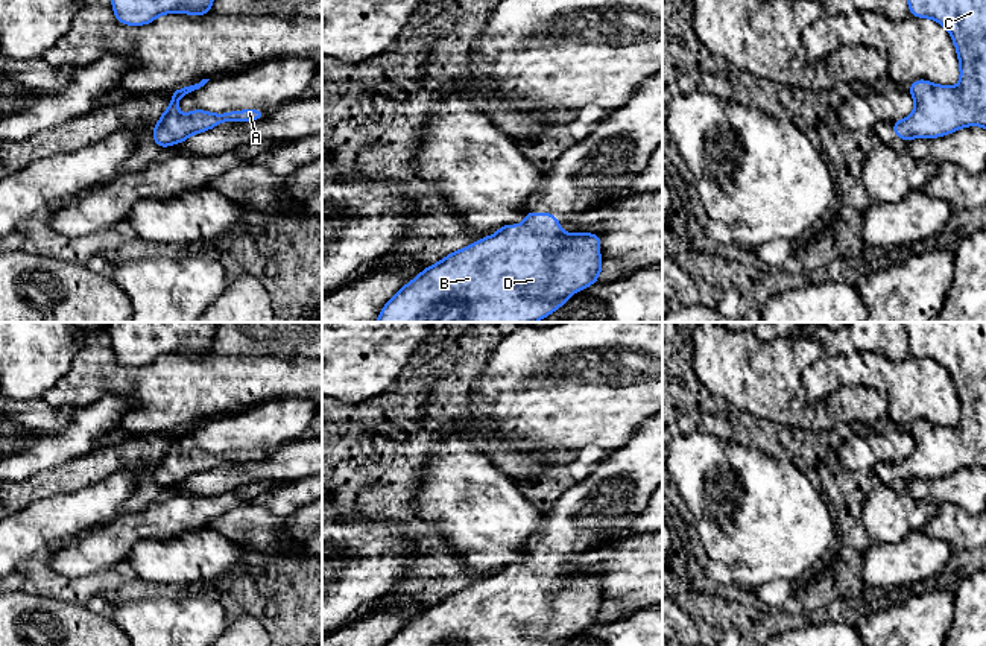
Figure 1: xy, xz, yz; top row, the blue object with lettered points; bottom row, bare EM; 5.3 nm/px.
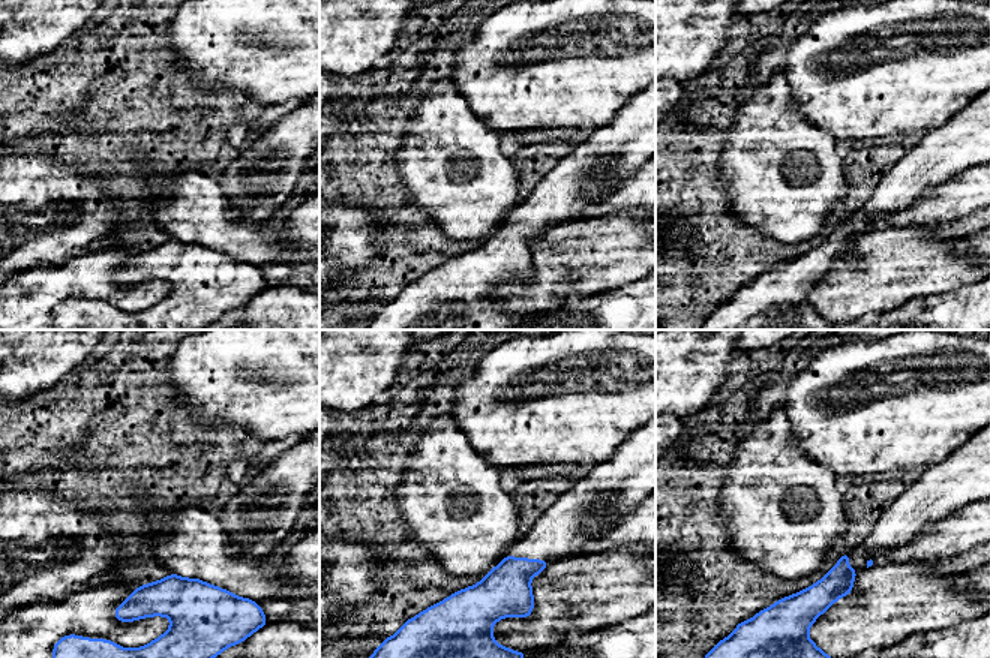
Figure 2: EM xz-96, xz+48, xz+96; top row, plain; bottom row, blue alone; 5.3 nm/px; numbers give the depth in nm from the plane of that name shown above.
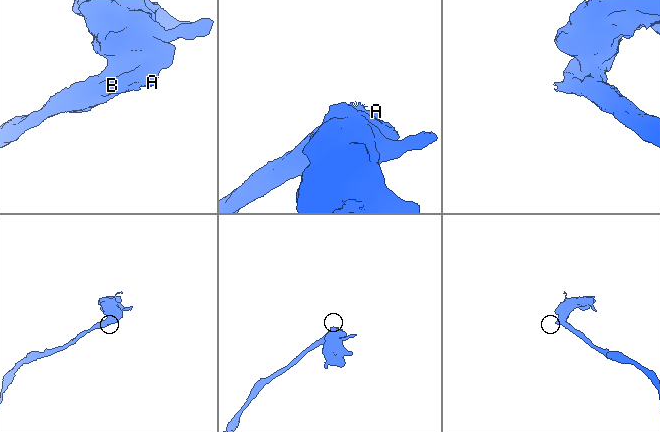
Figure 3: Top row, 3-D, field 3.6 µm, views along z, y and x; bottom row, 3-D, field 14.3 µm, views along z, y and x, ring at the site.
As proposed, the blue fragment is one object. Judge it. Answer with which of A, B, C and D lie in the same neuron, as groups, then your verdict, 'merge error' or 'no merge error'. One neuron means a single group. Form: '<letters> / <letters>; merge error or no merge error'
A B C D; no merge error

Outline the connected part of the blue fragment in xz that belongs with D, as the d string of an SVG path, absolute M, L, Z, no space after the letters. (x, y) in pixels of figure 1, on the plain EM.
M530 553L518 565L454 591L401 628L386 646L564 646L602 614L600 576L562 573L555 553Z

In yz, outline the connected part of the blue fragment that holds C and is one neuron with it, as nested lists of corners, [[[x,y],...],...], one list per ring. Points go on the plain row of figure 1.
[[[904,322],[904,327],[910,354],[931,359],[951,374],[960,421],[956,429],[915,421],[909,429],[915,450],[907,459],[892,462],[896,479],[936,479],[975,465],[986,470],[986,322]]]

